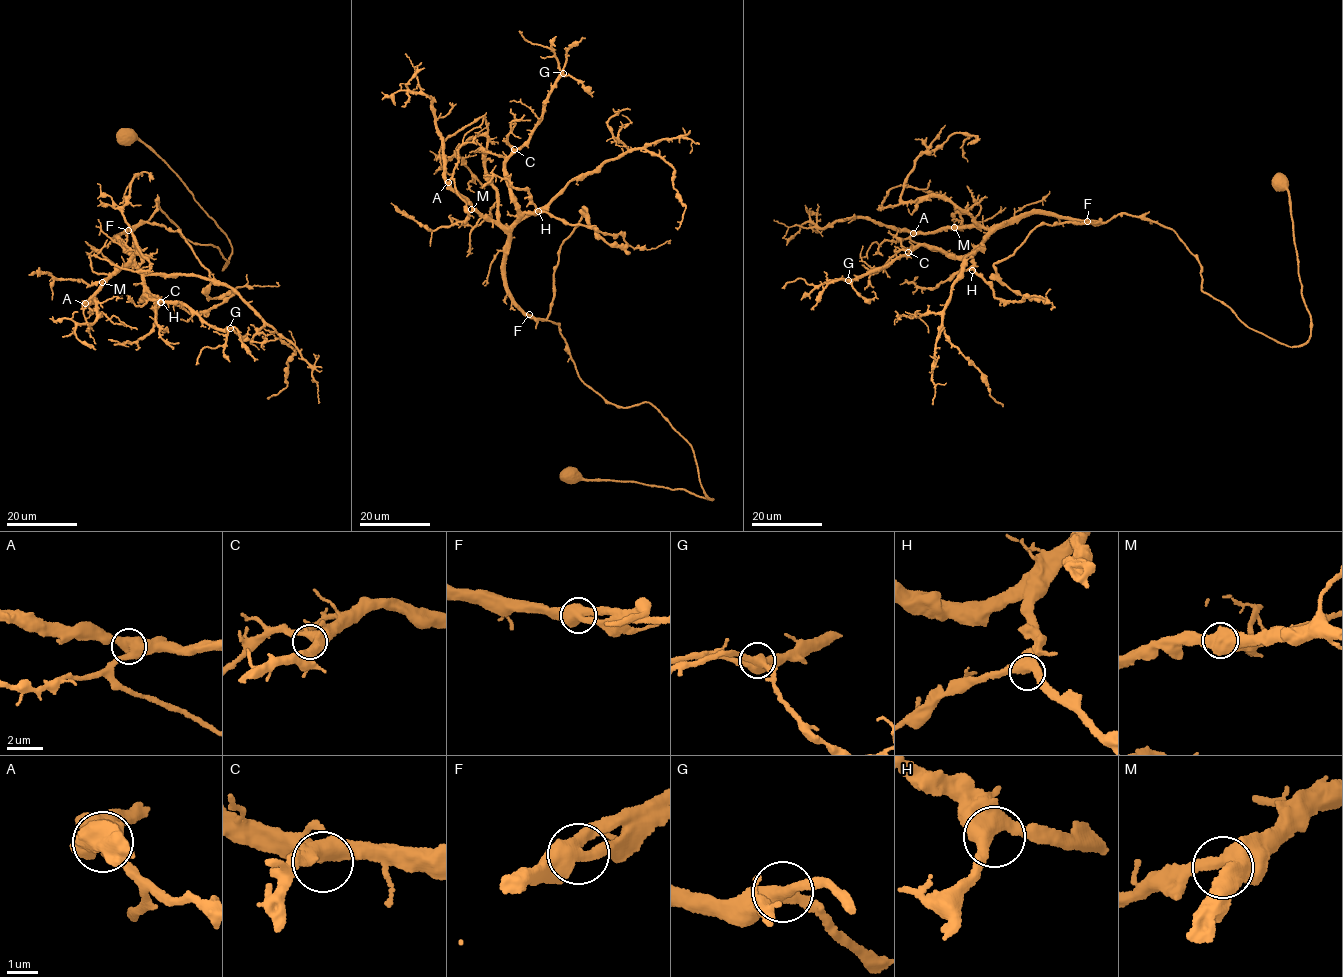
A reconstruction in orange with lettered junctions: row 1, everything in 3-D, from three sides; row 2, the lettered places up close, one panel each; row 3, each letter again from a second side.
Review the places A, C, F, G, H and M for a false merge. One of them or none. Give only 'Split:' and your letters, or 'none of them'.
Split: none of them

